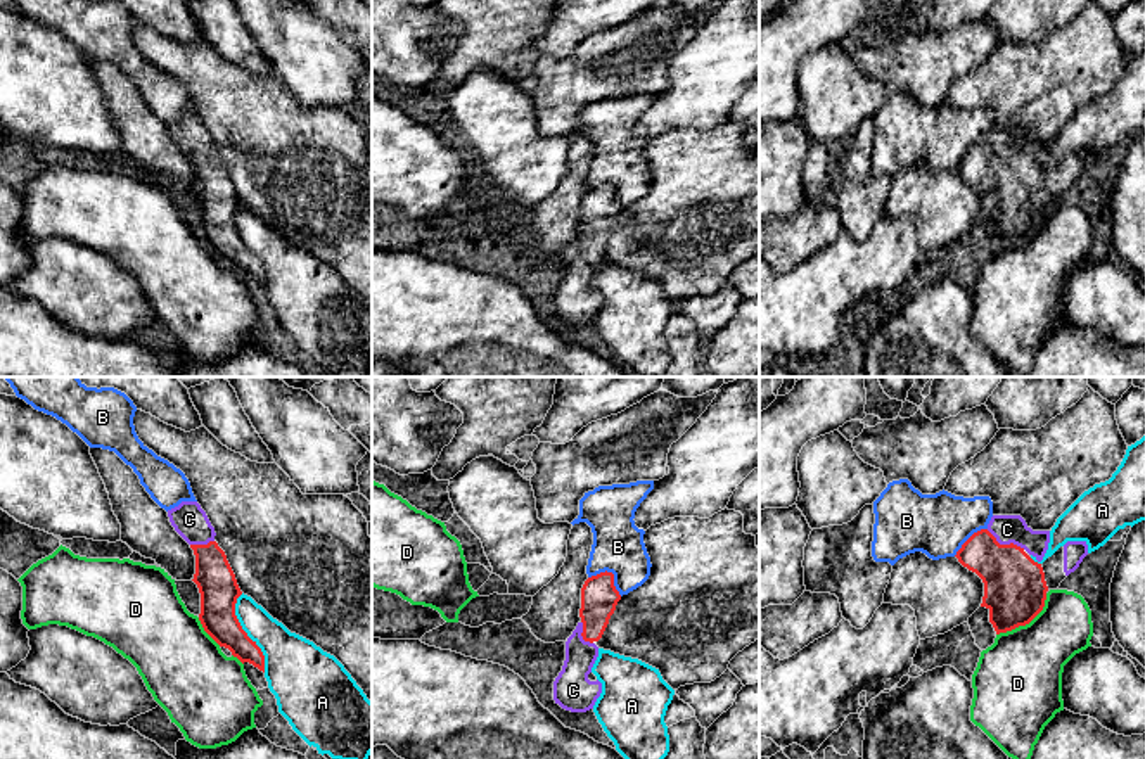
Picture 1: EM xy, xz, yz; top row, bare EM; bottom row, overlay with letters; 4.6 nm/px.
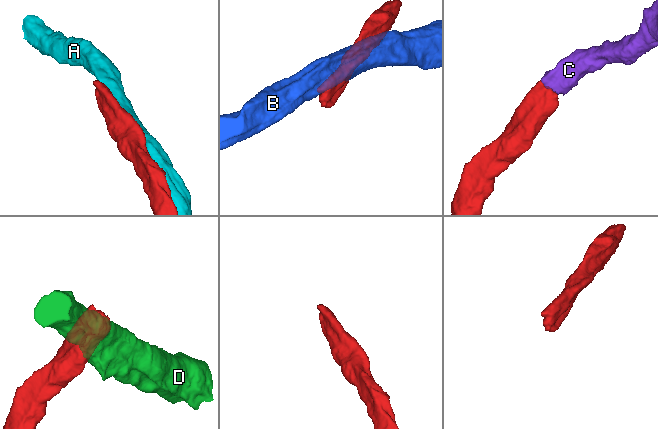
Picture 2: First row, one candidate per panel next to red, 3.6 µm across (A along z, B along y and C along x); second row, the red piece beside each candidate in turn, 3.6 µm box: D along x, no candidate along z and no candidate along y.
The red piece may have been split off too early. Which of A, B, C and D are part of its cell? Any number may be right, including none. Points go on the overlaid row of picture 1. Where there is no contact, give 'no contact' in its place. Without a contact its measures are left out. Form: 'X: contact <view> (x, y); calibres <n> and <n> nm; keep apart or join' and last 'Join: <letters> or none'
A: contact xy (246, 633); calibres 180 and 260 nm; keep apart
B: contact xz (611, 573); calibres 180 and 240 nm; keep apart
C: contact yz (1005, 545); calibres 280 and 130 nm; join
D: contact yz (1026, 623); calibres 280 and 380 nm; keep apart
Join: C

